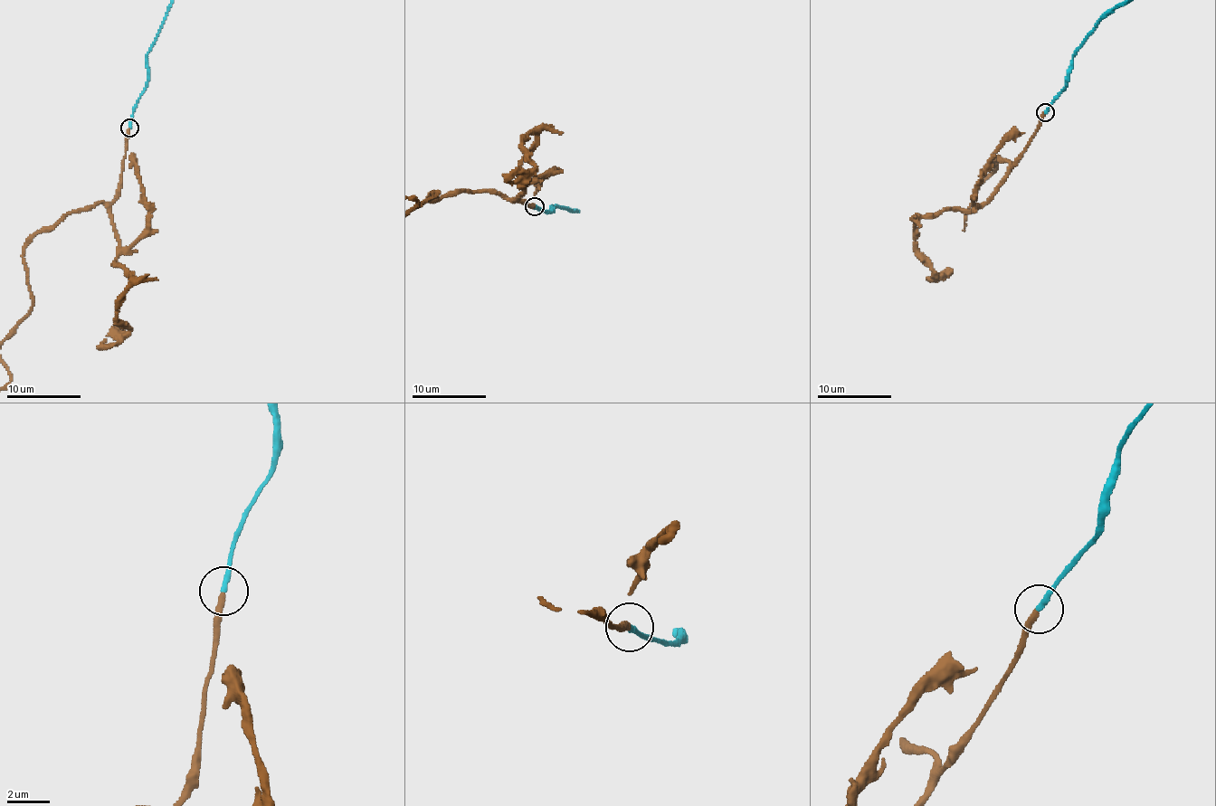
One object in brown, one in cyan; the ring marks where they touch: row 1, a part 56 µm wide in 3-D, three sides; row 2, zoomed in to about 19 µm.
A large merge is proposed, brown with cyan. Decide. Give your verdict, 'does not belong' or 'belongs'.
belongs

